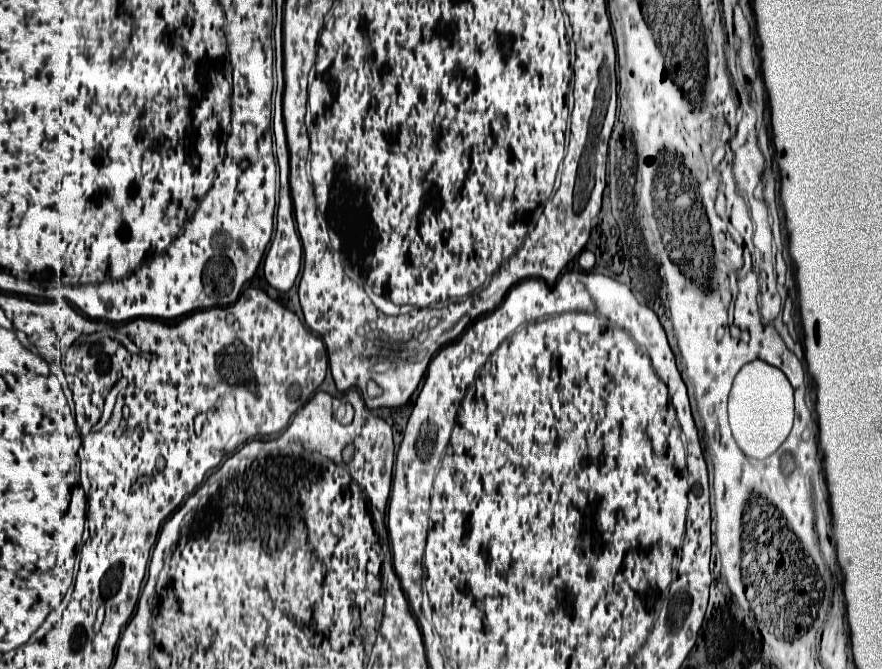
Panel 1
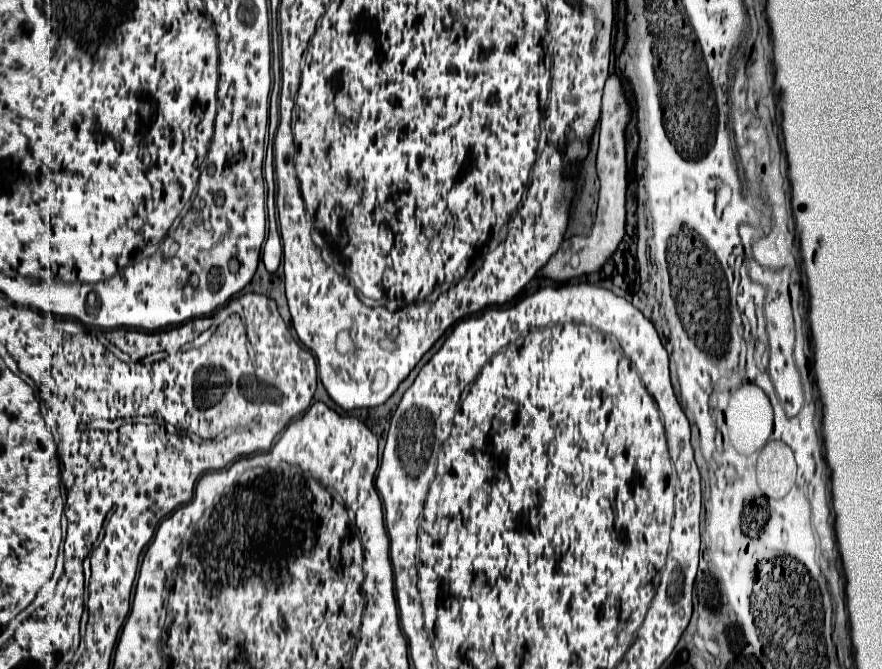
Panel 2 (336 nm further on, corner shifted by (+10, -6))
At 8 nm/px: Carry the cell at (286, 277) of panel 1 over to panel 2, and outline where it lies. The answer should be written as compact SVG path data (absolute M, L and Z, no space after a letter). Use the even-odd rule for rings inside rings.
M271 224L271 228L269 228L269 236L267 236L267 242L265 242L265 246L263 246L263 262L265 262L265 268L267 268L271 274L279 268L281 256L283 256L281 236L279 236L275 224Z

